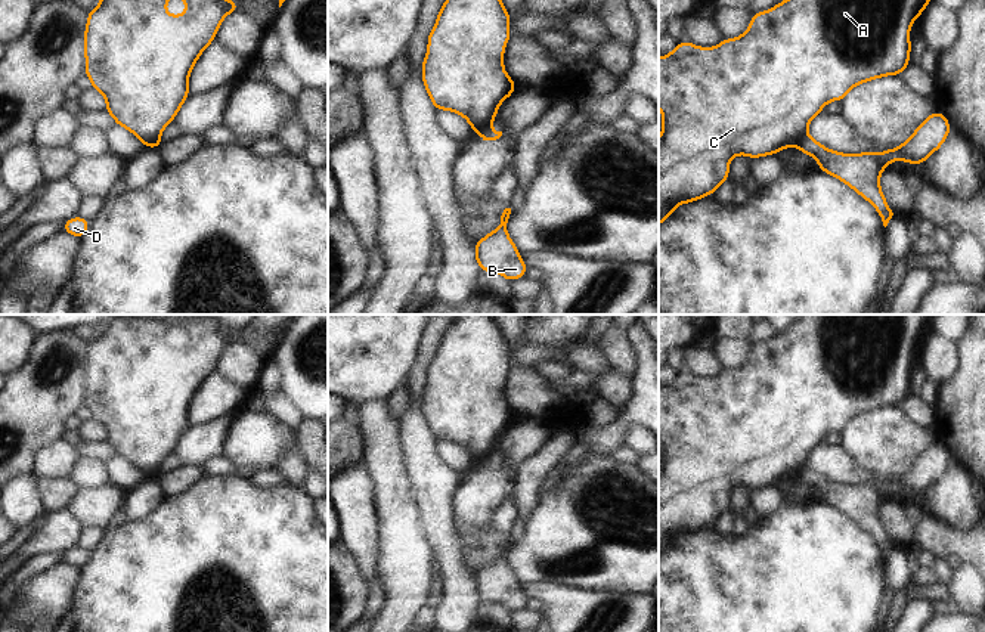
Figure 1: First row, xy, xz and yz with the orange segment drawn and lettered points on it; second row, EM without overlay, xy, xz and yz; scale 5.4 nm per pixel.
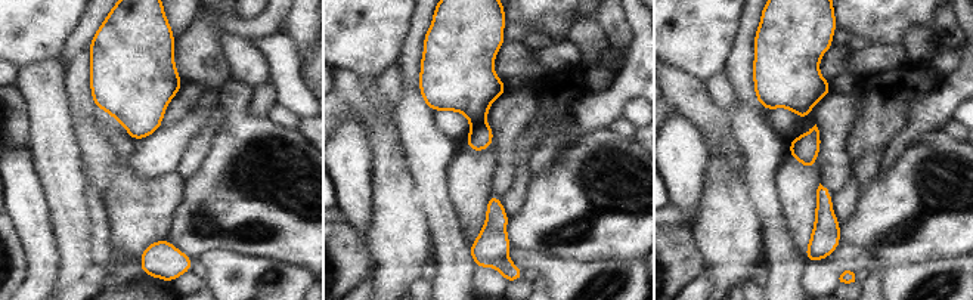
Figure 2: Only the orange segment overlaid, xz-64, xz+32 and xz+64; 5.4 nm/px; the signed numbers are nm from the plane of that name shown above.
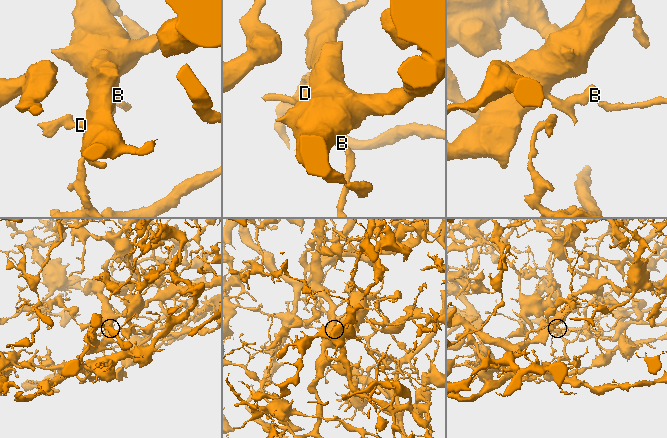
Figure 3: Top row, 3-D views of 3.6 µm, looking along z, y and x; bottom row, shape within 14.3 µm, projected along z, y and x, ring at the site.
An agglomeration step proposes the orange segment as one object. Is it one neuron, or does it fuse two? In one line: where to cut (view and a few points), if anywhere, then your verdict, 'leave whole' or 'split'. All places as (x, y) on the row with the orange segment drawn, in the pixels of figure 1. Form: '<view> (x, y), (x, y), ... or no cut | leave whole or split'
yz (805, 132), (796, 143) | split

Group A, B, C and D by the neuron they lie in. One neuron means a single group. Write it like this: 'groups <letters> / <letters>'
groups A C D / B

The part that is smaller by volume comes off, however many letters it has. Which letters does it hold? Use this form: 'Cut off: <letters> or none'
Cut off: B

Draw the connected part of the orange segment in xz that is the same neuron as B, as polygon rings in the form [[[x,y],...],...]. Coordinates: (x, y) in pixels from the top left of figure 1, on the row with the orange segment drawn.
[[[505,208],[501,224],[492,233],[474,242],[474,254],[480,272],[496,272],[508,282],[512,282],[524,278],[529,266],[523,261],[517,245],[508,235],[509,214],[511,208]]]

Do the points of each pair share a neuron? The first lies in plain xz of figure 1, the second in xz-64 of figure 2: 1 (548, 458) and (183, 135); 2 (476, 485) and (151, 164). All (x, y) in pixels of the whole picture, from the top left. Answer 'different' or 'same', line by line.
1: different
2: same

